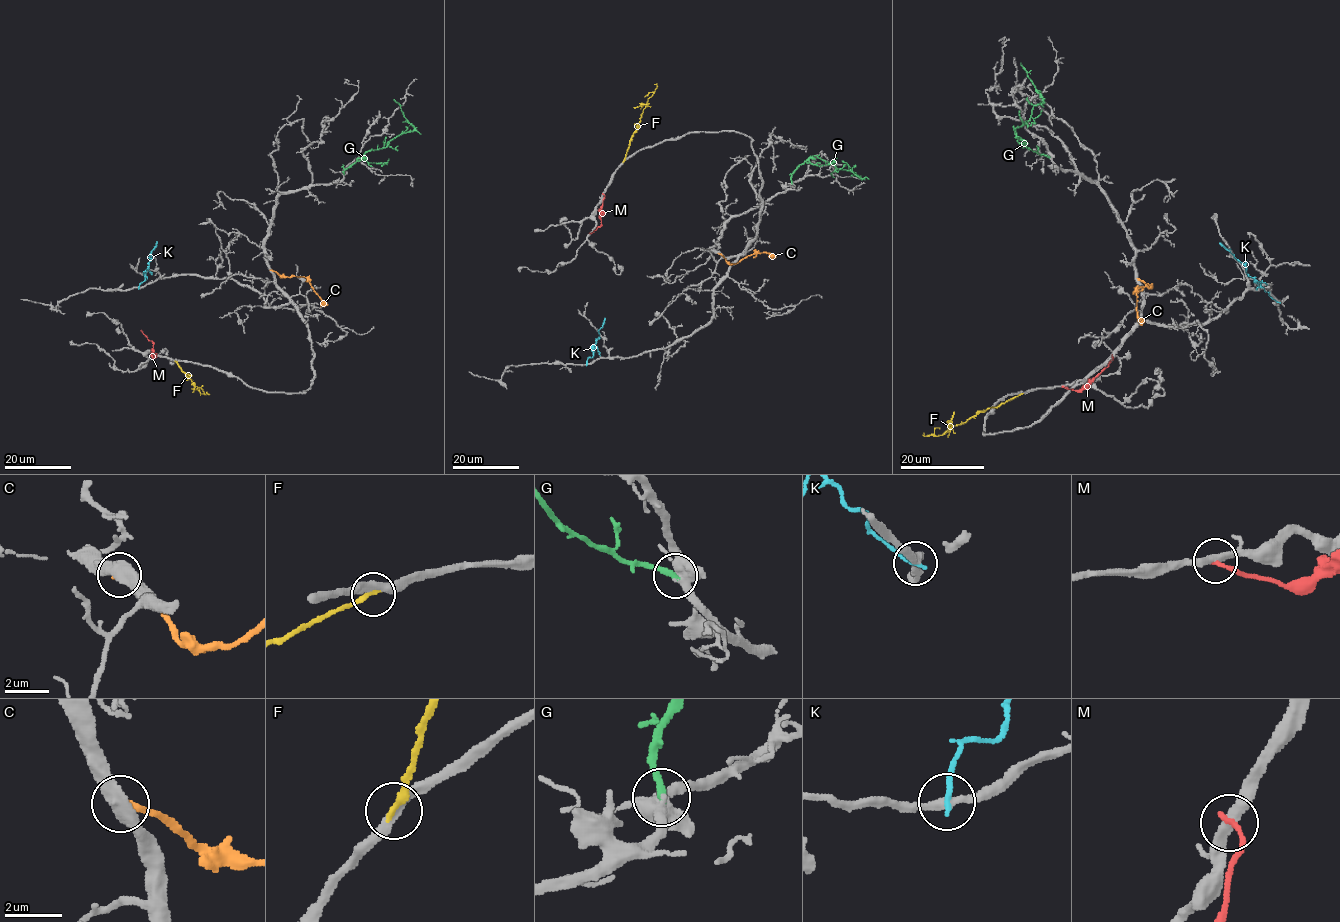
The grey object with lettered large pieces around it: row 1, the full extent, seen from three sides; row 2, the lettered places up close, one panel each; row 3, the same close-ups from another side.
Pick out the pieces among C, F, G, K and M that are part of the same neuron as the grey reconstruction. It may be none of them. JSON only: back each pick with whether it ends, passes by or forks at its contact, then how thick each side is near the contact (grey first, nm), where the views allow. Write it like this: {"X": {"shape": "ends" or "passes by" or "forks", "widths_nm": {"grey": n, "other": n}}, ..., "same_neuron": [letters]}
{"G": {"shape": "ends", "widths_nm": {"grey": 440, "other": 280}}, "same_neuron": ["G"]}

